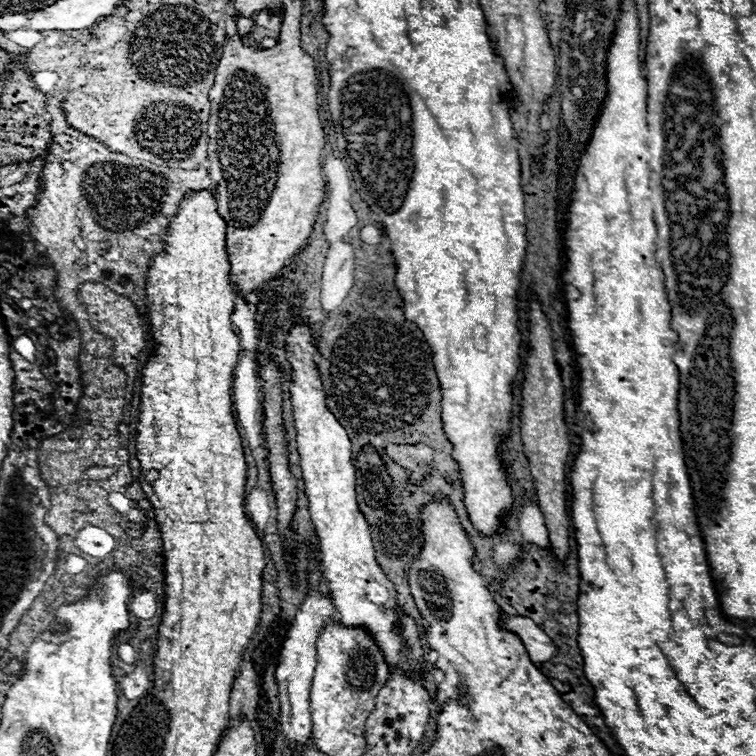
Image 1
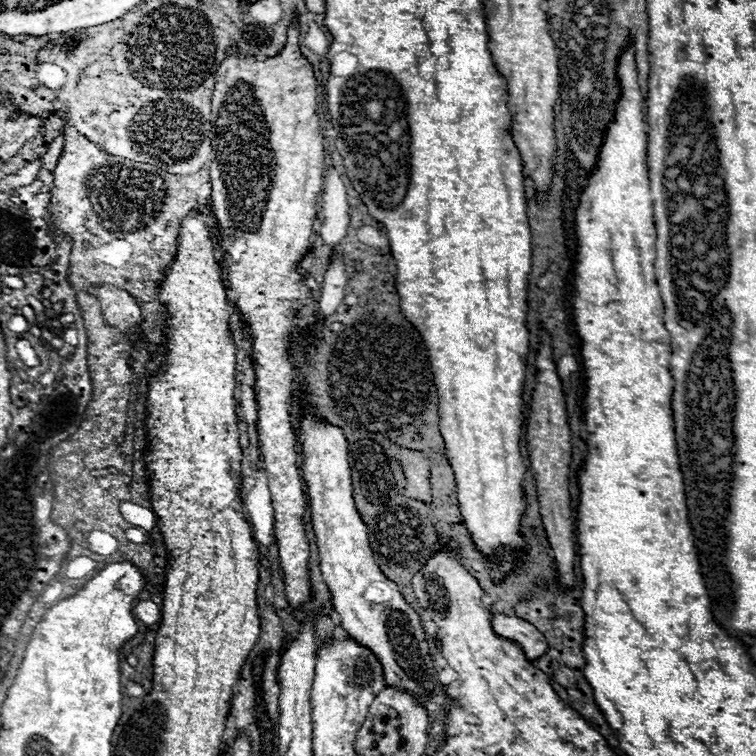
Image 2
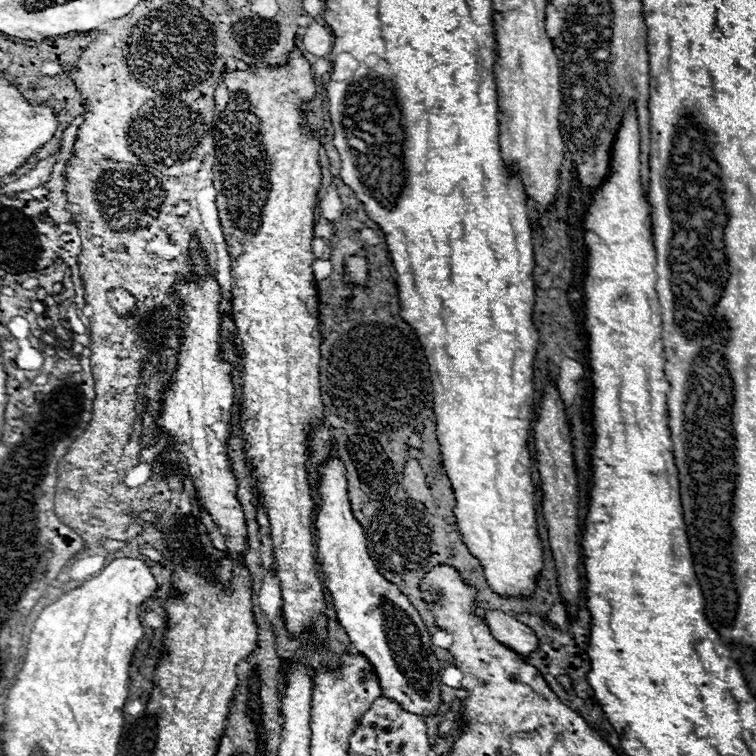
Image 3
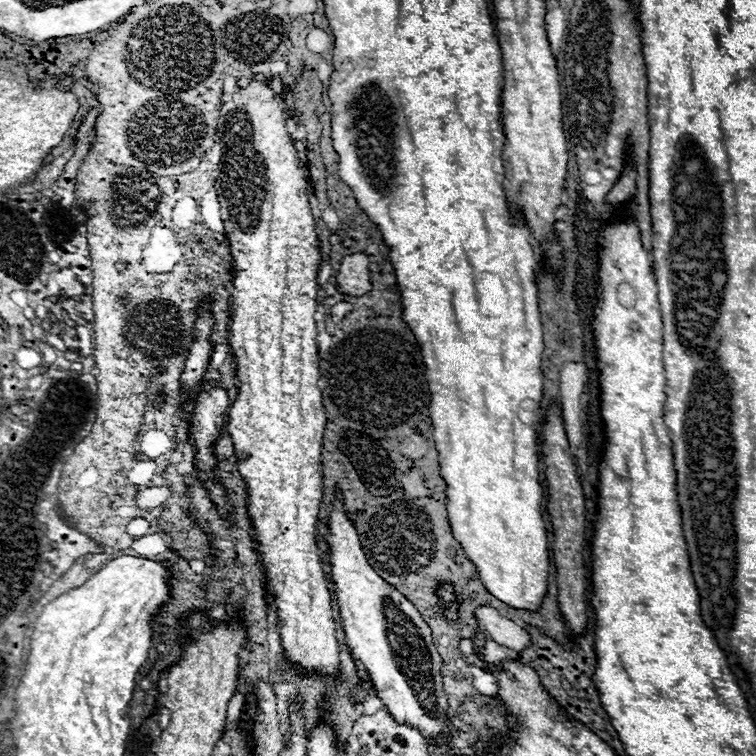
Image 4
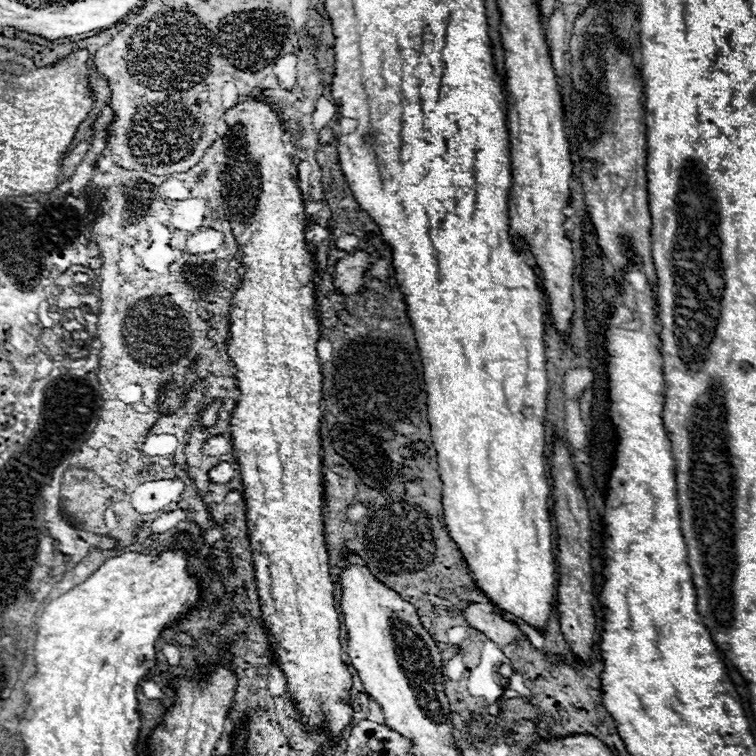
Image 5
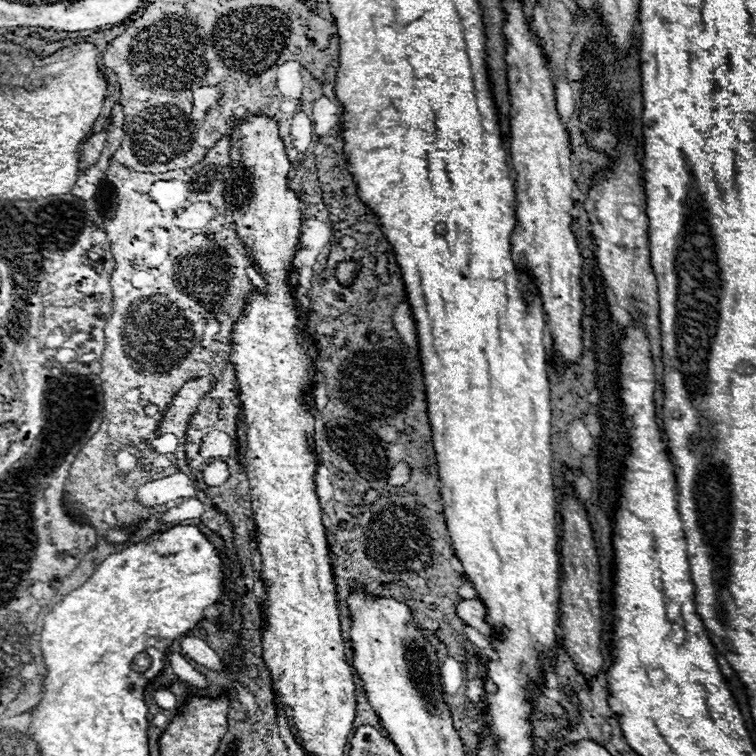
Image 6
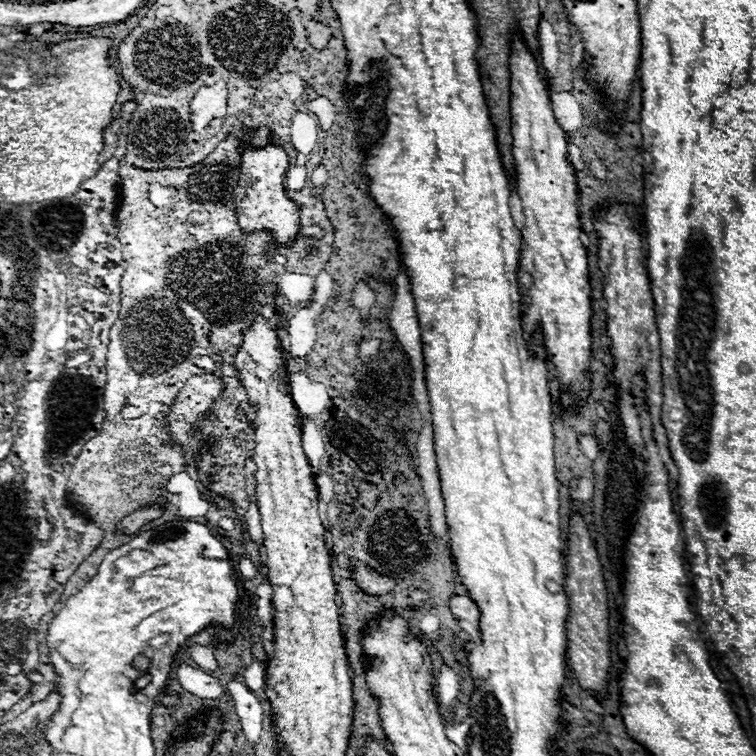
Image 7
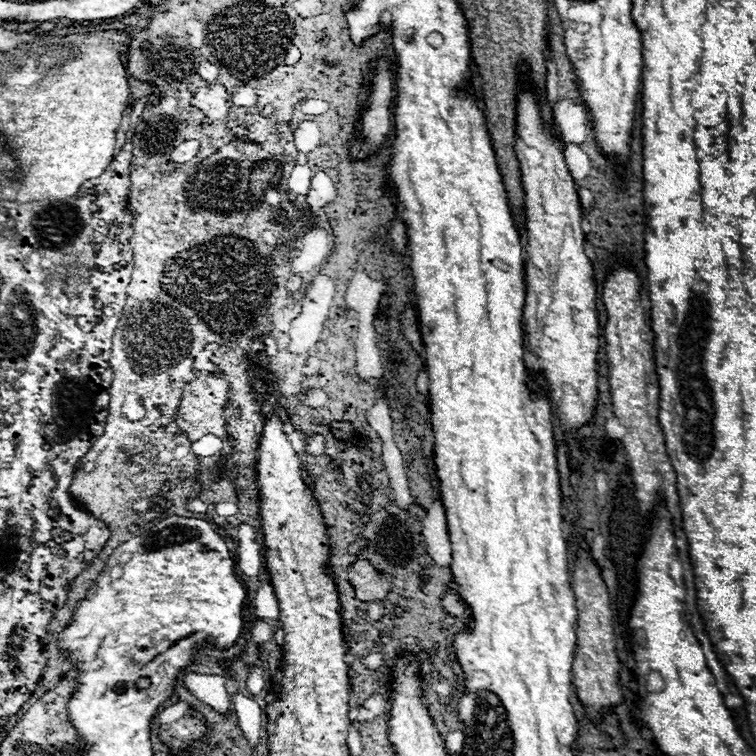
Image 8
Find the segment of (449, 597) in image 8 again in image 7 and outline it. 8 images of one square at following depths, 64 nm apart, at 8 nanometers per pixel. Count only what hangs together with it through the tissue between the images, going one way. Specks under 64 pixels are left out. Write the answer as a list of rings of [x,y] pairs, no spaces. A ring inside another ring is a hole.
[[[454,594],[448,602],[448,608],[450,612],[456,616],[456,620],[468,620],[472,624],[478,624],[478,618],[480,618],[480,612],[478,612],[478,606],[468,598],[468,596],[458,596]]]

